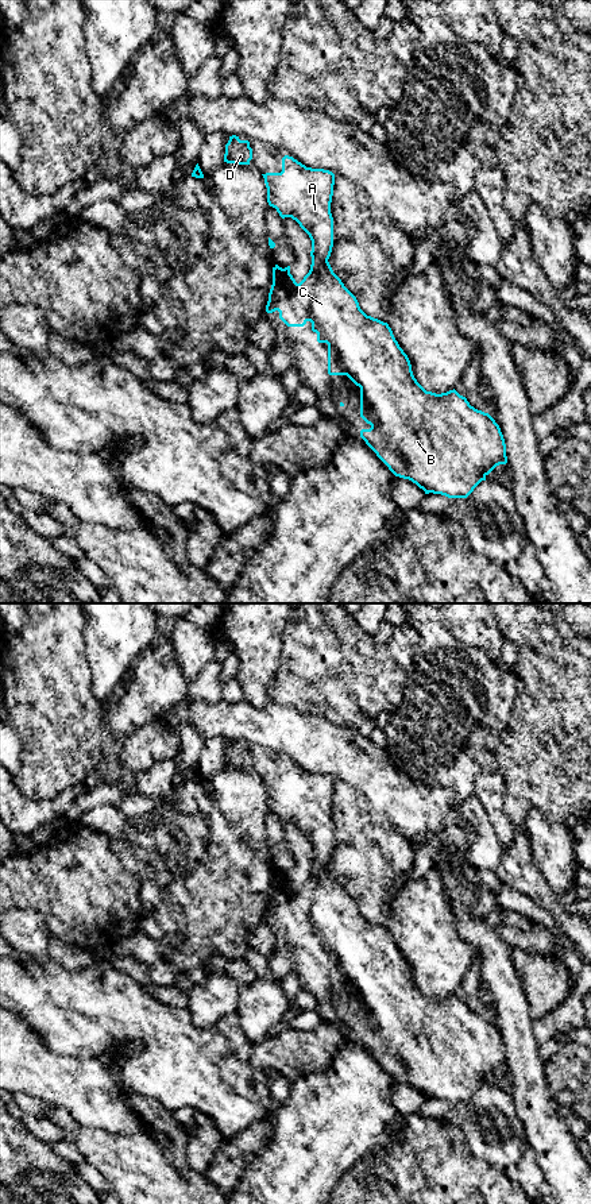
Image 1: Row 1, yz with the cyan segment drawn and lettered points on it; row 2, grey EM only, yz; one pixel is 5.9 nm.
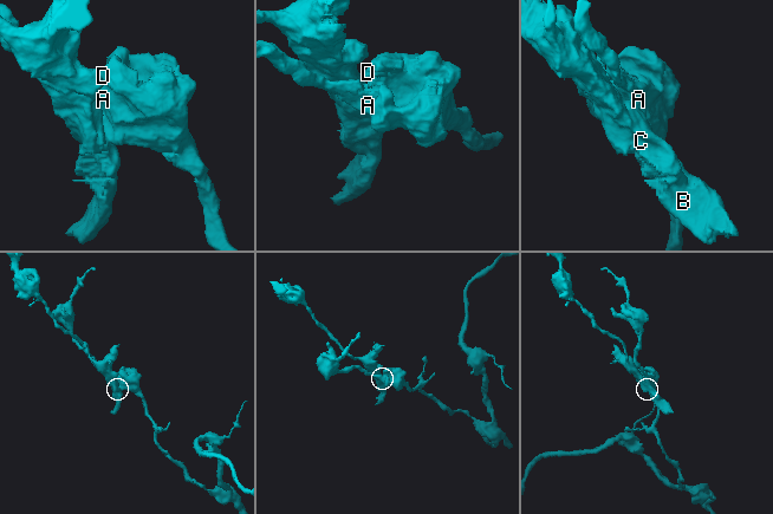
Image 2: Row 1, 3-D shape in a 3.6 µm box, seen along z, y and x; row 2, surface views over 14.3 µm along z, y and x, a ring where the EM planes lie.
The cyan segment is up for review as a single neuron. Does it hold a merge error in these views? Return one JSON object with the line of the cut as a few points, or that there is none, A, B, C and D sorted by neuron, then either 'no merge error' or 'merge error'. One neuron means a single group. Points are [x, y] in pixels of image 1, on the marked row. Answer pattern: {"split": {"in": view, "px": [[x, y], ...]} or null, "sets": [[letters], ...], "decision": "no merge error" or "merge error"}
{"split": {"in": "yz", "px": [[327, 259], [321, 263], [312, 262]]}, "sets": [["A", "D"], ["B", "C"]], "decision": "merge error"}

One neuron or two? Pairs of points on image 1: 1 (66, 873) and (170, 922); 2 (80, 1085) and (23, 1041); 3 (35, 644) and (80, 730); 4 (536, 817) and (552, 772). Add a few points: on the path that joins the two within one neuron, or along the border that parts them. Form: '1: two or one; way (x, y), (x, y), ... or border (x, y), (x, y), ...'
1: two; border (146, 911), (136, 927)
2: one; way (66, 1083), (37, 1054)
3: one; way (43, 666), (47, 698), (58, 709)
4: two; border (524, 821), (530, 809), (537, 809), (566, 828)

